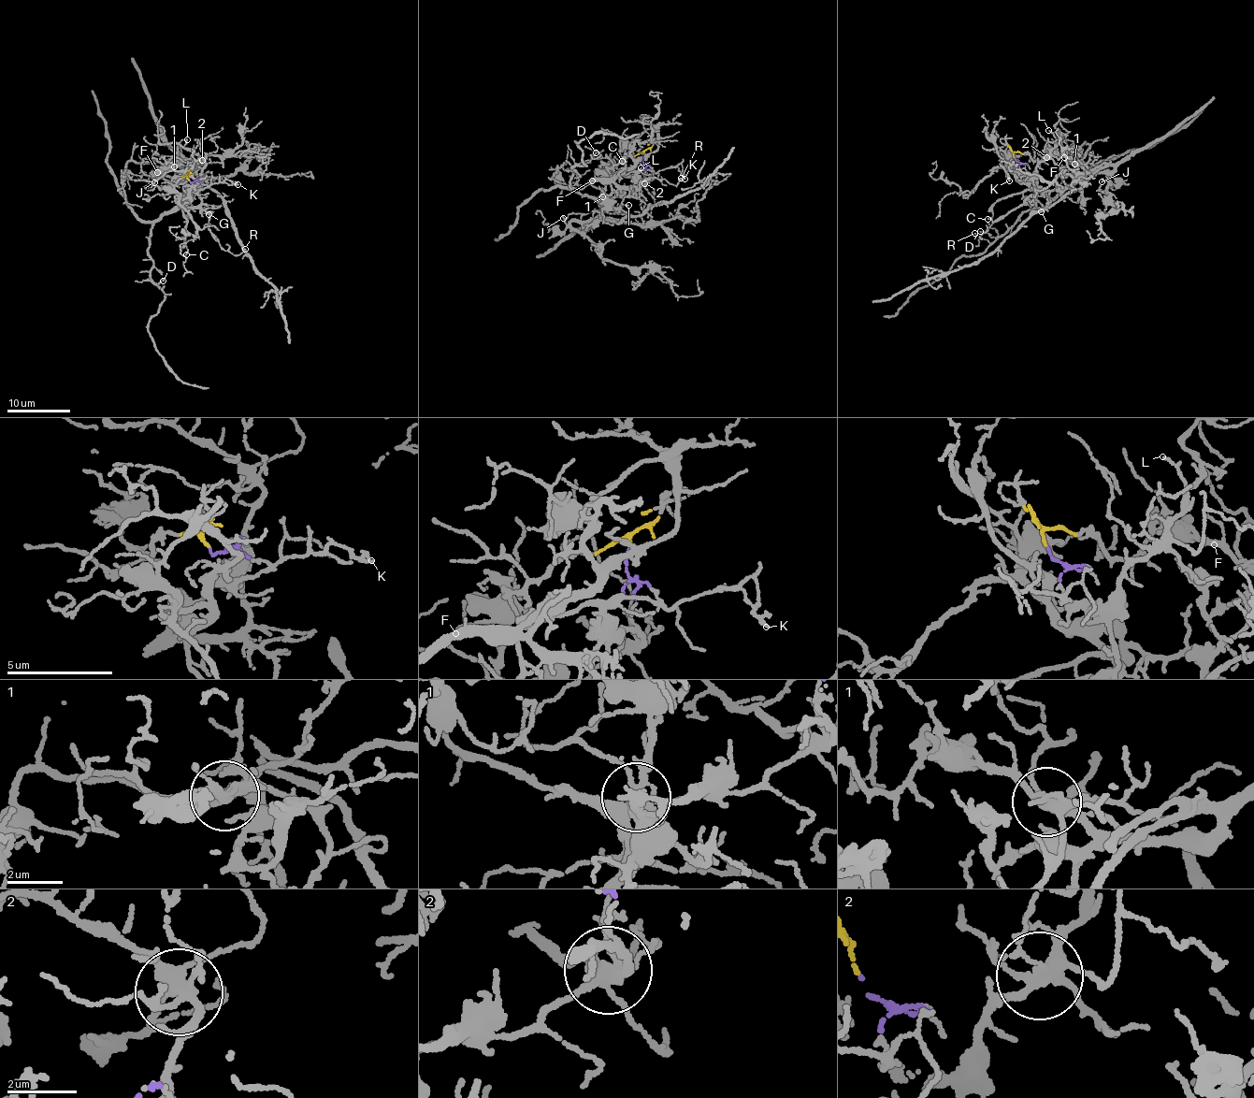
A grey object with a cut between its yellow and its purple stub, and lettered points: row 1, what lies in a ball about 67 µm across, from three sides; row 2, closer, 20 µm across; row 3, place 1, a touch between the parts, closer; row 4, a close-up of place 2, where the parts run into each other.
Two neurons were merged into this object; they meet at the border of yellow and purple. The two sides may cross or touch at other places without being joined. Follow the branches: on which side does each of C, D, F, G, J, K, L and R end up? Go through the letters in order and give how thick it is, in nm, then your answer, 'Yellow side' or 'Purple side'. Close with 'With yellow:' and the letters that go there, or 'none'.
C: Thickness 120 nm. Purple side
D: Thickness 90 nm. Purple side
F: Thickness 130 nm. Yellow side
G: Thickness 100 nm. Purple side
J: Thickness 150 nm. Yellow side
K: Thickness 170 nm. Purple side
L: Thickness 120 nm. Purple side
R: Thickness 140 nm. Purple side
With yellow: F, J

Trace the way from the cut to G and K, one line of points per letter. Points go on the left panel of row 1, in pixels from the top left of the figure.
G: (190, 180), (206, 185), (196, 191), (199, 190), (206, 206), (201, 212), (208, 215)
K: (190, 180), (208, 184), (221, 181), (238, 183)

